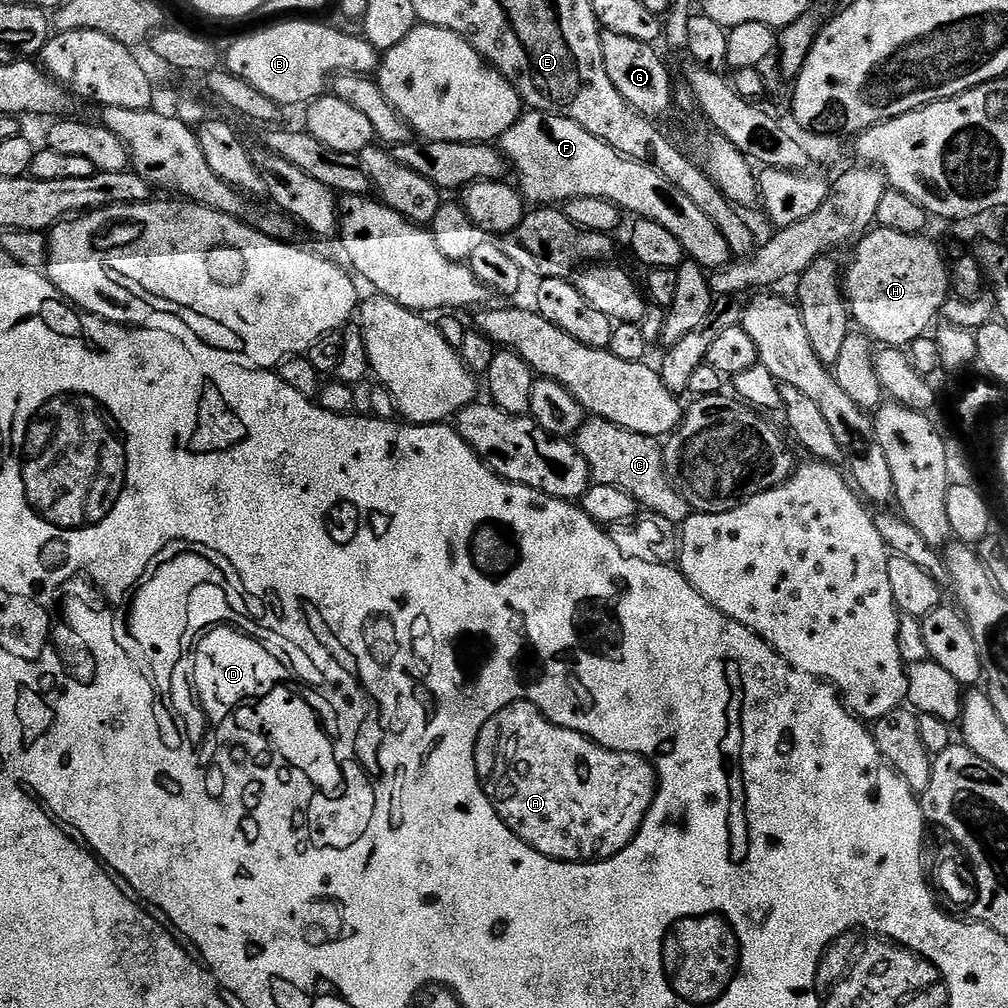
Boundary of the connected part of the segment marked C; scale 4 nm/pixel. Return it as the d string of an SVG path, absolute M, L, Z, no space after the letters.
M588 418L576 431L574 443L582 458L586 458L595 483L626 490L641 509L658 514L677 526L693 515L693 508L686 498L676 493L676 487L664 470L664 449L657 437L631 432L609 420Z

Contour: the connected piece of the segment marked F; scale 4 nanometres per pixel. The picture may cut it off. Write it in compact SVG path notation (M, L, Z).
M525 111L518 123L500 137L498 148L511 171L512 168L516 171L520 179L518 187L525 201L548 206L553 202L573 200L575 196L609 200L625 213L633 212L633 217L658 222L658 226L670 230L684 247L687 259L701 268L719 270L728 267L730 253L722 230L718 230L718 226L714 226L714 222L706 218L706 214L702 214L674 182L662 178L658 170L615 152L605 140L599 140L565 116Z

